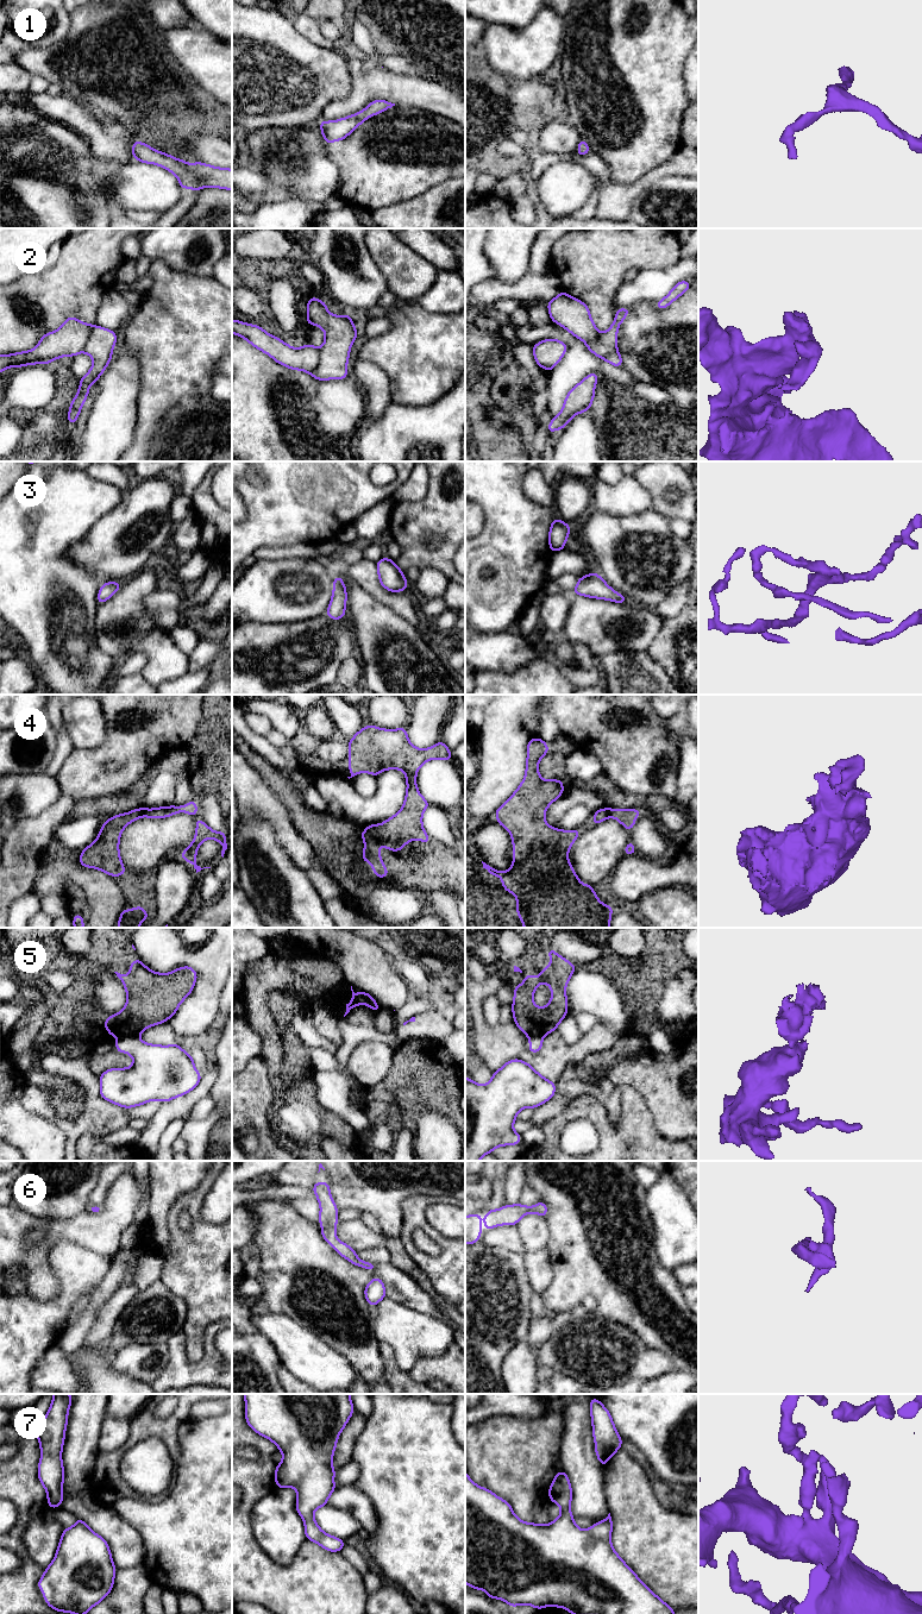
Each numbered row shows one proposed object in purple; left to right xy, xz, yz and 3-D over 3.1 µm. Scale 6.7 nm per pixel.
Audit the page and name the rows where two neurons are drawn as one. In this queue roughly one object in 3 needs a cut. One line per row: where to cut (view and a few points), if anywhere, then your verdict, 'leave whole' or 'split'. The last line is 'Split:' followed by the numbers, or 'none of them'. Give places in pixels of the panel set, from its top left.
1: cut none; leave whole
2: cut none; leave whole
3: cut none; leave whole
4: cut none; leave whole
5: cut xy (132, 1035), (126, 1035), (121, 1038); split
6: cut none; leave whole
7: cut none; leave whole
Split: 5

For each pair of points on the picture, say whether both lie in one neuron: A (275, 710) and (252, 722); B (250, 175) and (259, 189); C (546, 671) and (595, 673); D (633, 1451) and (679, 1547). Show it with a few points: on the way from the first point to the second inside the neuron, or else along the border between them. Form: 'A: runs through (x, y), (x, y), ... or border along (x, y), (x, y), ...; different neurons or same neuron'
A: border along (245, 710), (262, 714), (271, 726); different neurons
B: runs through (250, 179), (256, 186); same neuron
C: border along (556, 663), (559, 671), (570, 682); different neurons
D: border along (621, 1448), (635, 1461); different neurons

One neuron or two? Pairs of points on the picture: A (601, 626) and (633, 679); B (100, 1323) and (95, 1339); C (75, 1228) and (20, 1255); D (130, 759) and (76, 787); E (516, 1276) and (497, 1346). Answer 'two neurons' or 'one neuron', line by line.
A: two neurons
B: one neuron
C: one neuron
D: one neuron
E: one neuron

